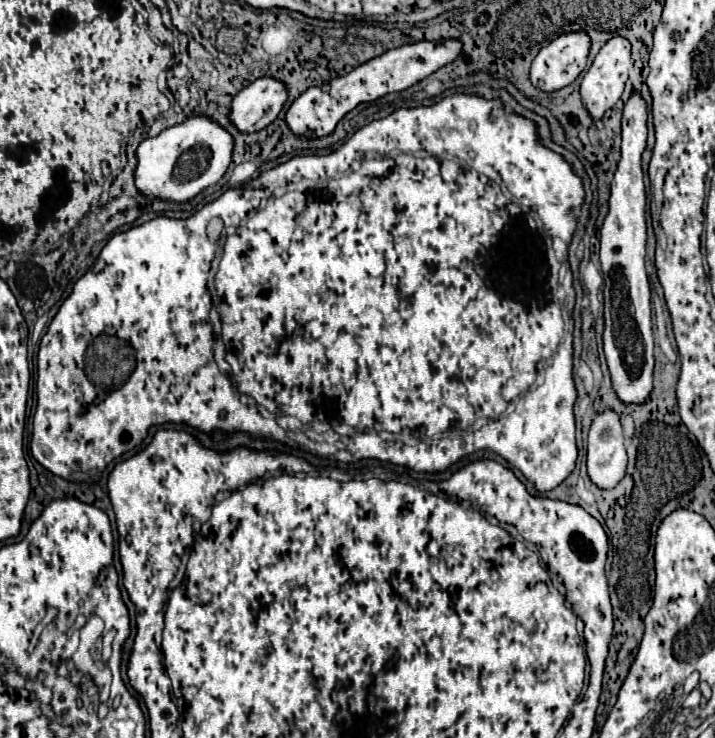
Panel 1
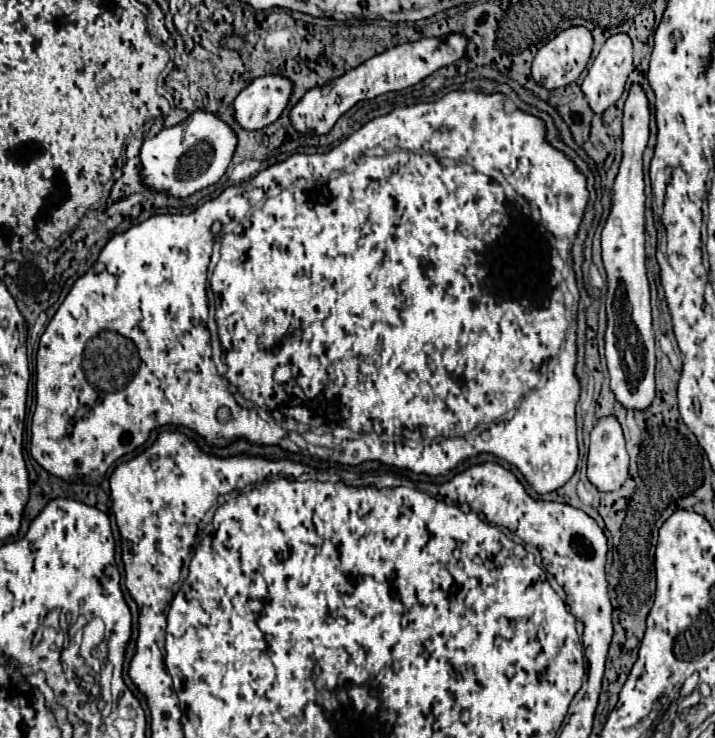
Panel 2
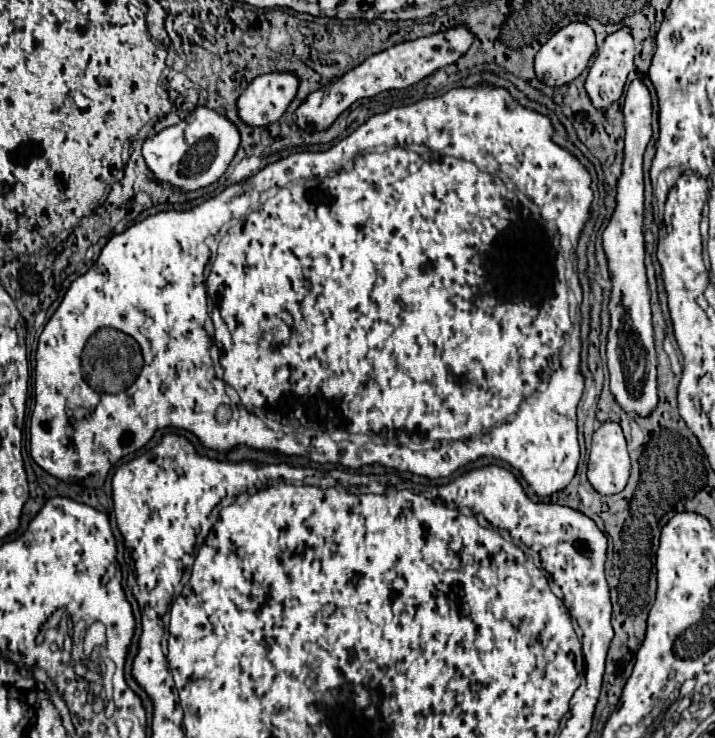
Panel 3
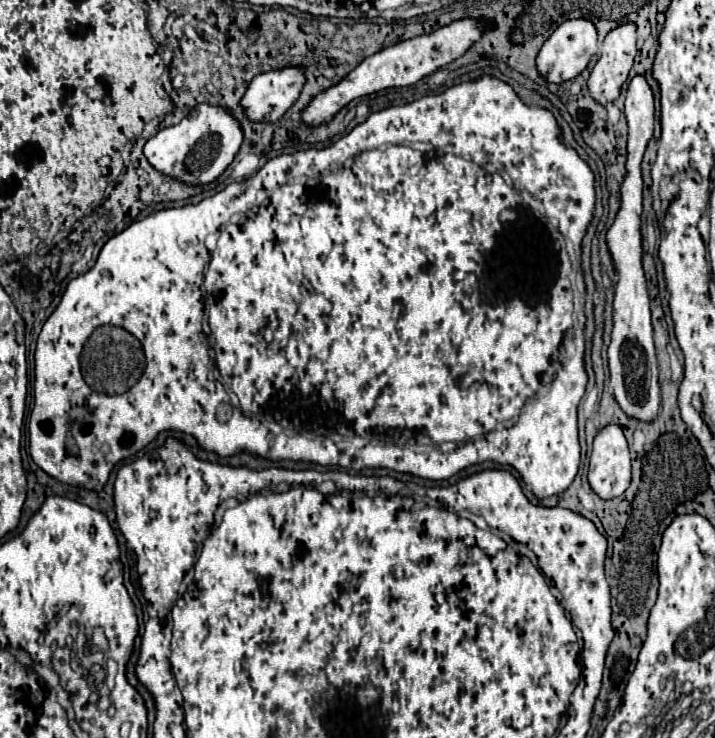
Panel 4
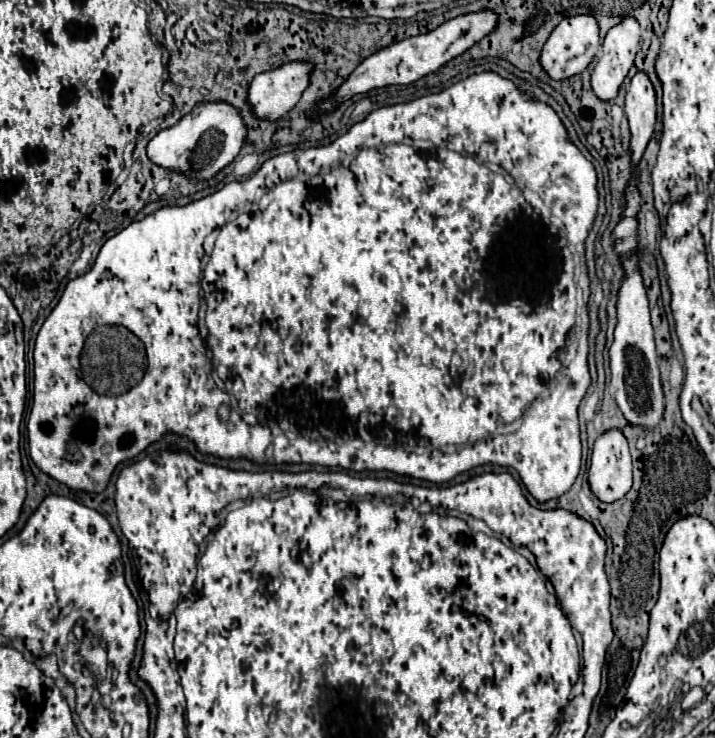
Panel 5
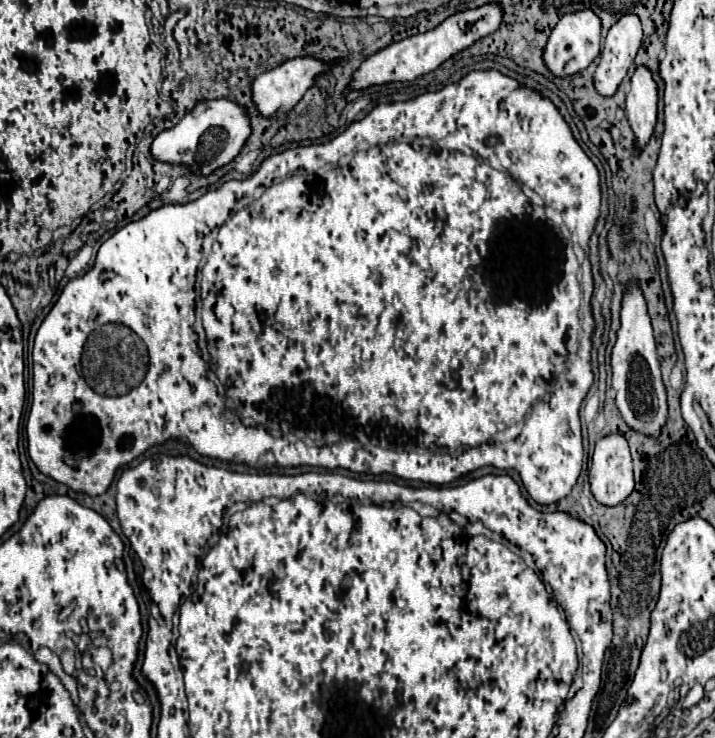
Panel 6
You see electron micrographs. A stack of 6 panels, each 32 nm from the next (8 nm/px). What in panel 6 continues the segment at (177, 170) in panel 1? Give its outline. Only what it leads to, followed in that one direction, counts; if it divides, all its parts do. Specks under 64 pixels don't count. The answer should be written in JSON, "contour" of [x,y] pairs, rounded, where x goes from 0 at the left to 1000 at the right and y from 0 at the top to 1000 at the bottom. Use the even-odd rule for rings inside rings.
{"contour":[[[285,136],[271,144],[243,173],[227,176],[210,195],[210,209],[221,220],[263,225],[266,233],[277,230],[280,238],[294,238],[299,230],[324,220],[344,187],[350,184],[350,168],[341,146],[322,136]]]}

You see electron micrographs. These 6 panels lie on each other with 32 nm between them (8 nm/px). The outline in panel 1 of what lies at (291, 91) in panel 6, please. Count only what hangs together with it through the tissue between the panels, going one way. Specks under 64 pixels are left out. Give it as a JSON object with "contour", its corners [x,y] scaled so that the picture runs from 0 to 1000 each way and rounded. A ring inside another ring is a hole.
{"contour":[[[361,106],[336,122],[322,144],[322,165],[341,182],[364,179],[392,154],[400,138],[397,114],[380,106]]]}

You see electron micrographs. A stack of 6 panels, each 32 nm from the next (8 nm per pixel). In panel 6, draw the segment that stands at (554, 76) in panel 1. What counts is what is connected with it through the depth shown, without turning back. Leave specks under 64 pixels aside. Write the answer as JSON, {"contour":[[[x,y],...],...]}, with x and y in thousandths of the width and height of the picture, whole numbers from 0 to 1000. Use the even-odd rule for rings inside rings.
{"contour":[[[828,14],[792,19],[794,24],[786,24],[778,38],[772,41],[764,62],[761,62],[761,87],[764,92],[778,103],[800,103],[822,92],[822,87],[836,76],[839,70],[839,27]]]}

